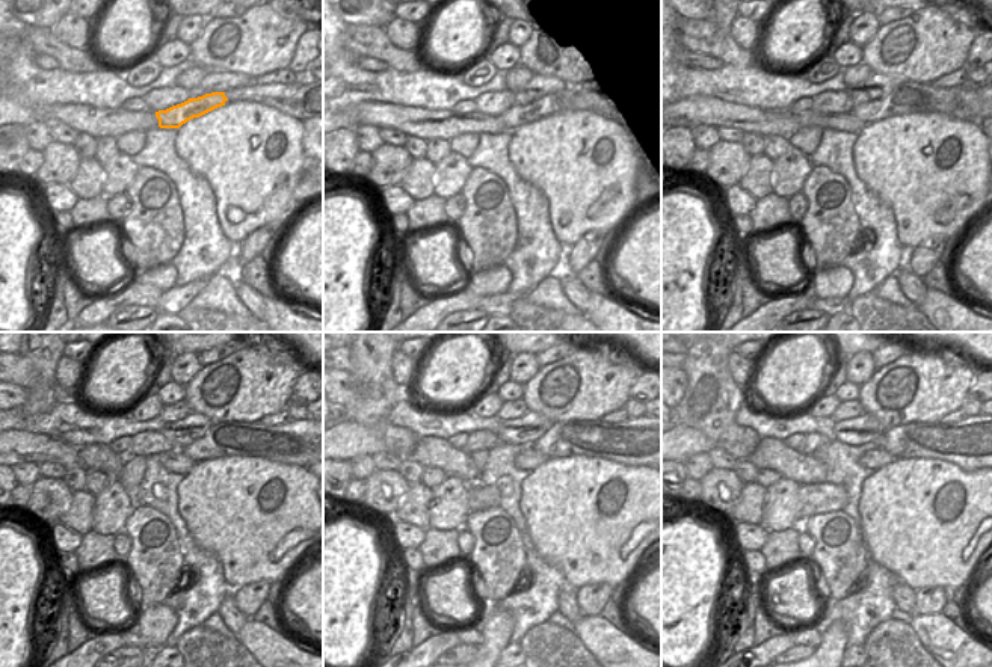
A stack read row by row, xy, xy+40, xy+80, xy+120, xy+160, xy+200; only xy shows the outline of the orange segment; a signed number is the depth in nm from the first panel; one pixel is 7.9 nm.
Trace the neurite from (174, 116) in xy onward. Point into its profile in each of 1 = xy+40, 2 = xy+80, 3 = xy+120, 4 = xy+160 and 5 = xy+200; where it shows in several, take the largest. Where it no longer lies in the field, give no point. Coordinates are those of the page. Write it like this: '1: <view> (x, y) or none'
1: xy+40 (515, 116)
2: xy+80 (888, 106)
3: xy+120 (207, 447)
4: xy+160 (545, 445)
5: xy+200 (961, 456)

